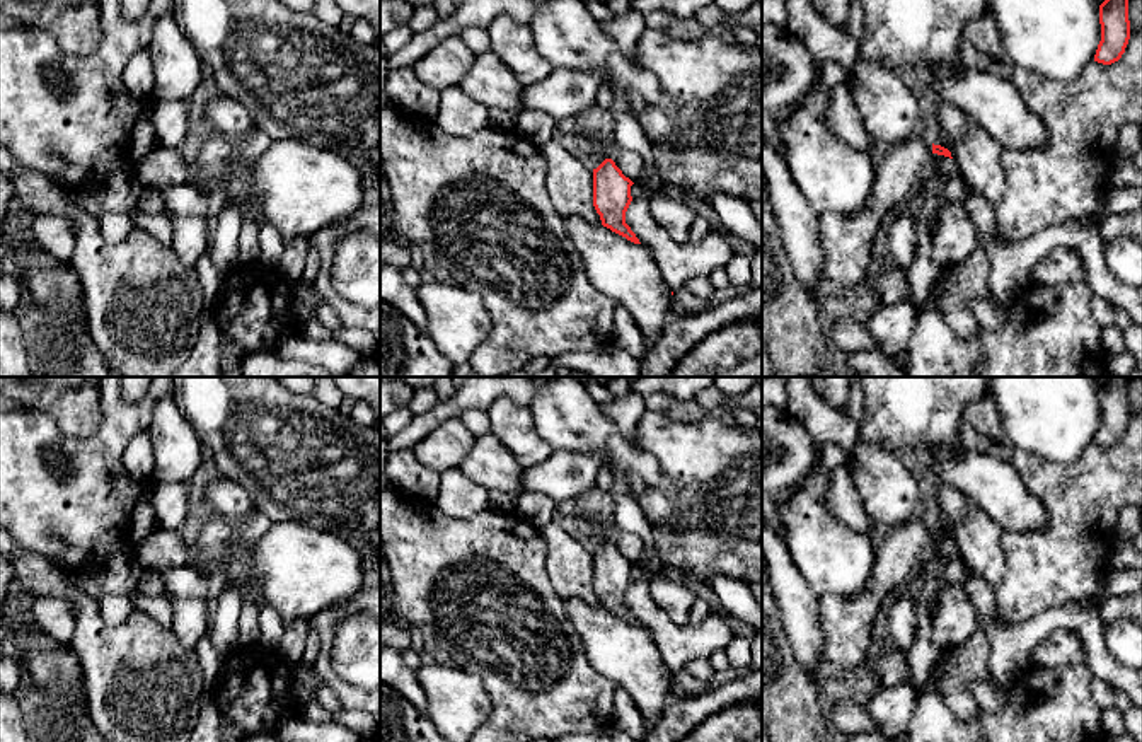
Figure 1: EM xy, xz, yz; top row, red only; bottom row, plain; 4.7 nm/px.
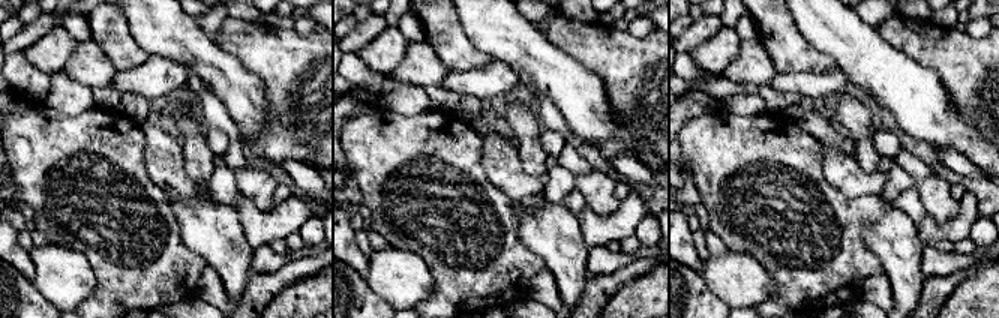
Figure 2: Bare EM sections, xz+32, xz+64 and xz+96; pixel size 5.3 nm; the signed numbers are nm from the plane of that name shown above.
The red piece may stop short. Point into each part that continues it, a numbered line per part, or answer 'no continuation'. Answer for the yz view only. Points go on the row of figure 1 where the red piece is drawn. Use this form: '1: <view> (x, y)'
1: yz (846, 239)

